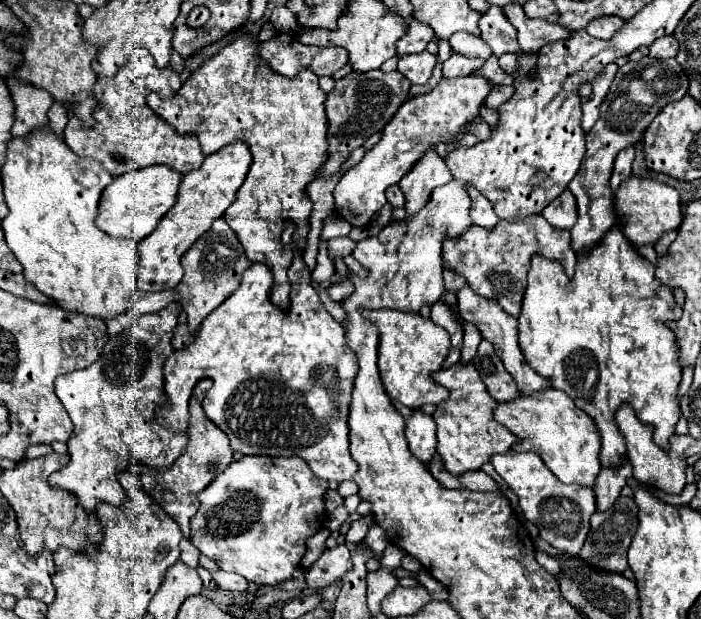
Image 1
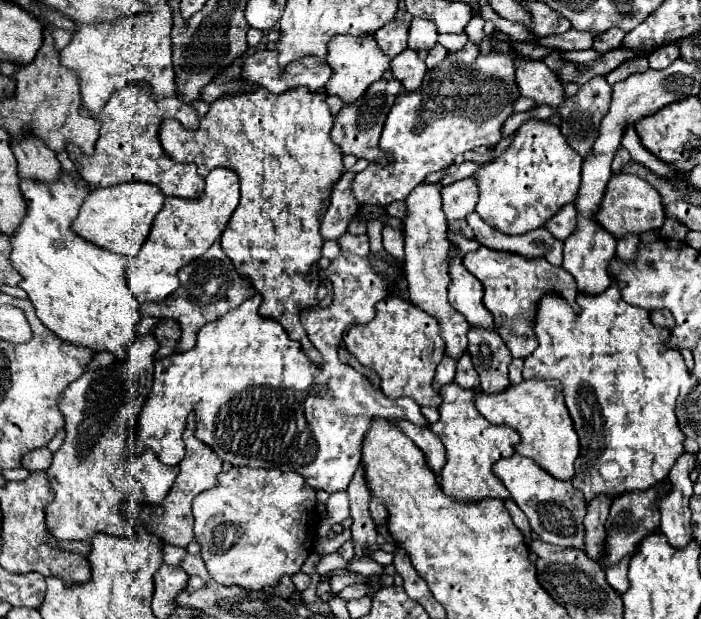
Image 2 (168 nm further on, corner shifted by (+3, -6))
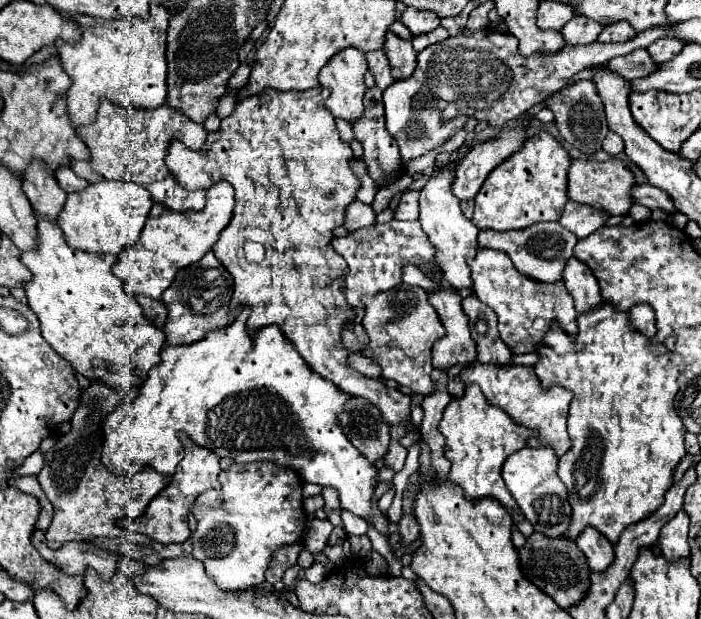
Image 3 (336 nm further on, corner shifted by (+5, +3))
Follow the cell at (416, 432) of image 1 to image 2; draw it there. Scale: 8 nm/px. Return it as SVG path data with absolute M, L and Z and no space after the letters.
M352 254L338 256L325 271L334 288L332 304L326 308L312 306L300 310L310 342L322 354L320 364L314 364L302 352L302 346L292 342L276 320L268 320L258 314L258 294L254 294L232 312L204 324L192 350L174 352L168 358L156 360L154 386L136 422L136 442L132 442L132 452L138 454L142 448L152 448L164 464L178 464L184 456L182 432L186 428L186 416L192 408L196 412L196 438L206 442L232 466L294 470L302 474L314 490L338 492L348 488L356 468L360 466L360 446L372 418L382 416L390 422L408 420L414 426L428 428L430 424L414 400L386 398L382 392L372 390L366 376L338 358L342 332L352 324L366 324L374 318L374 304L386 296L384 278L368 264L368 258Z

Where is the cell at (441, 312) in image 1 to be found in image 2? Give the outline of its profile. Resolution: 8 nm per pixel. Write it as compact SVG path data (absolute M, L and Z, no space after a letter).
M448 354L442 358L442 362L436 368L436 376L434 376L434 388L438 390L444 384L450 384L454 380L456 374L456 360L448 358Z

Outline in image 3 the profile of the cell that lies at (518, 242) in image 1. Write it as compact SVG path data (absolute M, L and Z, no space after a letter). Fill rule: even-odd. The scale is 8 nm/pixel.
M480 249L478 255L470 261L470 271L472 271L472 289L474 295L486 303L494 313L498 315L498 331L502 341L508 345L508 349L514 355L520 353L532 353L540 345L544 345L544 333L550 329L550 325L556 321L562 331L568 331L570 337L576 335L576 311L574 311L574 301L570 299L570 293L566 291L564 283L532 283L532 279L520 275L514 265L510 263L510 257L504 255L502 251L494 249ZM542 319L544 327L536 329L534 321Z

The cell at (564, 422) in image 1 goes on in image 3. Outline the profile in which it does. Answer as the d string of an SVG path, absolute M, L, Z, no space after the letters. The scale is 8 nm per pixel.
M474 361L470 367L466 367L466 371L462 371L460 379L462 379L462 383L466 387L470 383L478 383L482 393L486 395L486 399L492 405L506 411L512 419L516 419L516 423L522 423L524 427L538 429L540 435L538 435L538 439L528 441L530 447L550 445L550 447L554 447L558 457L562 457L570 449L572 441L570 441L568 431L566 431L566 421L568 421L570 401L572 401L574 395L564 387L542 389L540 381L538 381L538 377L534 373L534 367L516 365L516 363L498 365L498 363L478 363L478 361Z

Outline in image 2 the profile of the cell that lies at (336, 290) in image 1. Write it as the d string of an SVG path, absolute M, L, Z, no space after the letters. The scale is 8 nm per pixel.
M388 298L376 304L376 316L368 324L354 324L342 340L360 364L372 368L388 398L412 398L420 406L438 408L442 396L432 388L436 366L444 356L444 340L438 332L438 320L402 298Z

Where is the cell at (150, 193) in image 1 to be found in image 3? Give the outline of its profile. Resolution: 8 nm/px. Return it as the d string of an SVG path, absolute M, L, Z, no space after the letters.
M100 181L88 185L84 191L70 193L56 223L72 249L86 253L118 255L122 249L138 241L150 209L152 199L148 191L144 191L140 185L122 181Z

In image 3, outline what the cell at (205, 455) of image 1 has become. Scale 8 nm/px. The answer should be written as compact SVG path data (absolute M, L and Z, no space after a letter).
M188 441L188 443L184 443L184 453L186 455L178 463L170 485L164 491L160 491L160 495L146 507L146 511L138 519L122 521L120 527L124 527L130 533L142 533L142 535L146 535L152 541L158 541L162 545L184 543L190 539L190 529L188 529L188 521L186 521L190 507L200 493L204 493L206 489L218 487L218 473L222 469L218 465L218 455L214 455L212 451L208 451L200 445L194 445Z

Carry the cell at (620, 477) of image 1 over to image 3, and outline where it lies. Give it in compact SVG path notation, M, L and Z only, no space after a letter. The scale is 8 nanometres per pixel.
M586 527L582 531L582 535L576 539L576 545L586 555L592 573L602 573L610 567L610 563L614 563L614 545L602 539L602 535L592 527Z

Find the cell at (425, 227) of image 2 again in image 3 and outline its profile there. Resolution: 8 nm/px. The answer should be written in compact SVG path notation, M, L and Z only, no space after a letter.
M438 283L438 291L436 293L430 293L430 305L438 311L438 317L442 321L442 325L446 327L446 337L438 339L432 347L432 367L434 369L450 369L454 365L468 365L468 363L474 363L476 361L476 347L474 347L474 339L470 335L470 329L468 329L468 319L460 307L460 295L456 291L450 289L450 283Z

